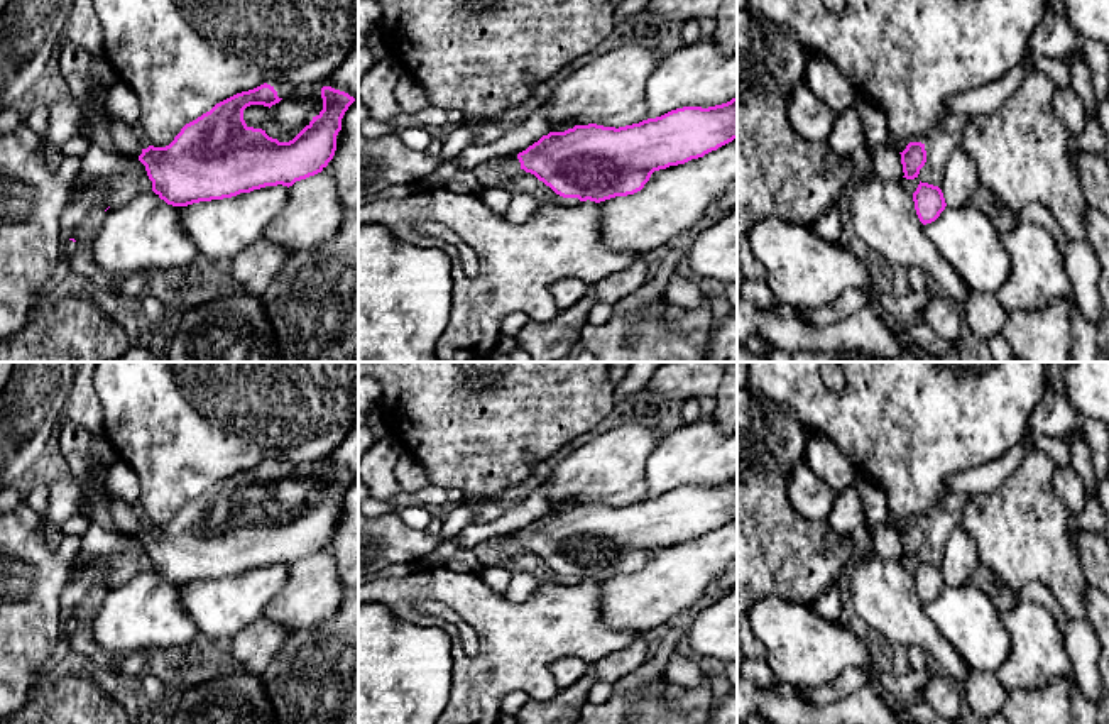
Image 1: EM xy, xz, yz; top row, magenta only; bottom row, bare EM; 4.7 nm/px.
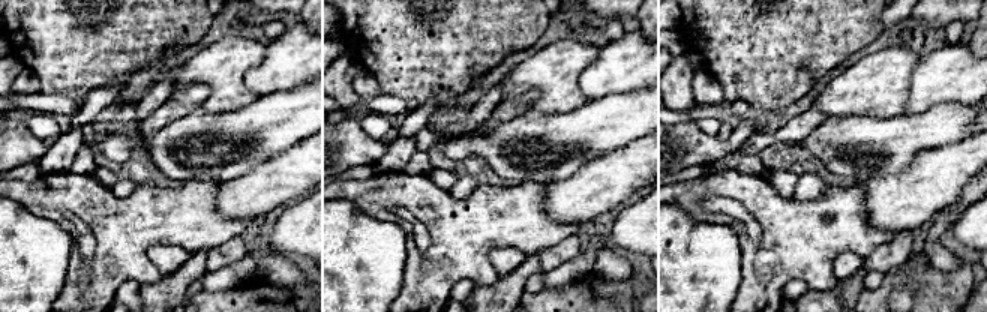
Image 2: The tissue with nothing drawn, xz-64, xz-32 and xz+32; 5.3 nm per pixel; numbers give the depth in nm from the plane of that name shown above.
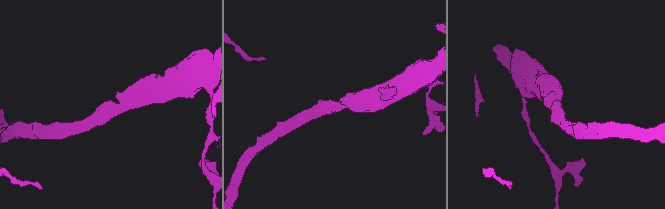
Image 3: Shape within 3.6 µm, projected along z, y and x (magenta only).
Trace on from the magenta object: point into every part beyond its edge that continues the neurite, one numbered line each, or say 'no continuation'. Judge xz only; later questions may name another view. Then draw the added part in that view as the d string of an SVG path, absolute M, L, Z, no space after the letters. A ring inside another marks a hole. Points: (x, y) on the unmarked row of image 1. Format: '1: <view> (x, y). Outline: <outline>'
1: xz (509, 545). Outline: M517 535L502 536L502 538L499 538L499 548L504 555L516 557L517 551L521 550L521 541L519 541Z

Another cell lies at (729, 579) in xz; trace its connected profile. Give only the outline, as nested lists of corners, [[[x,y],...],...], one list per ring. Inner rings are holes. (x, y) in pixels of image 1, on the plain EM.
[[[737,558],[727,567],[725,573],[707,589],[703,597],[713,602],[725,595],[734,585],[737,585]]]

